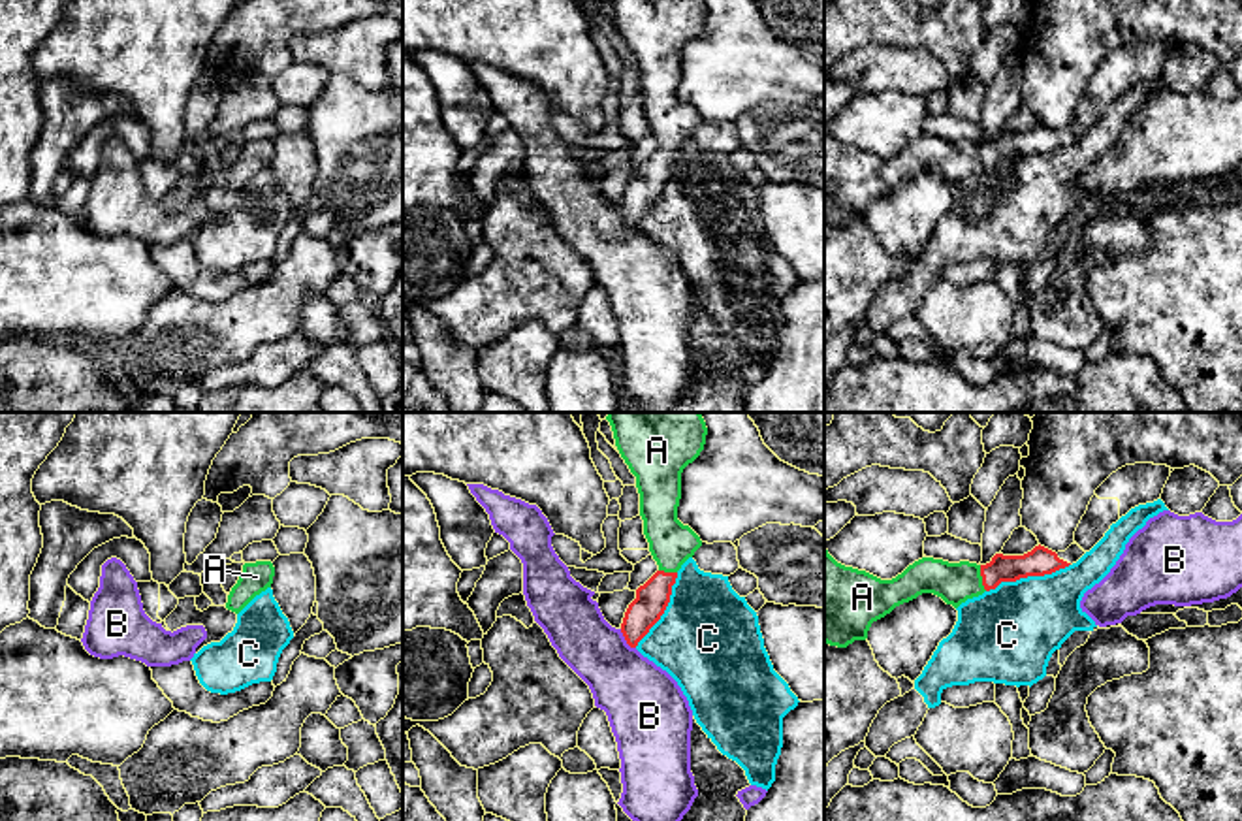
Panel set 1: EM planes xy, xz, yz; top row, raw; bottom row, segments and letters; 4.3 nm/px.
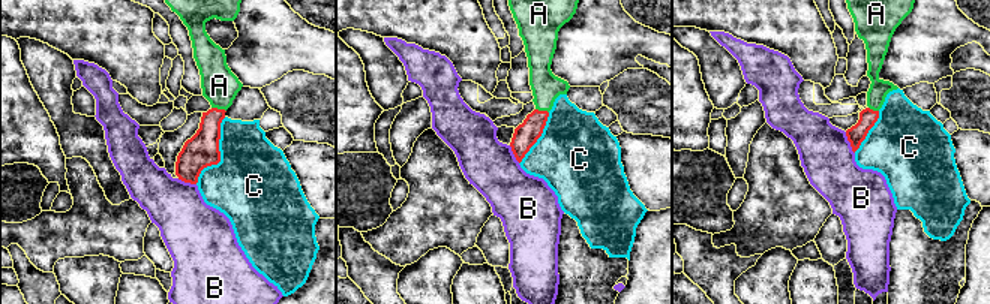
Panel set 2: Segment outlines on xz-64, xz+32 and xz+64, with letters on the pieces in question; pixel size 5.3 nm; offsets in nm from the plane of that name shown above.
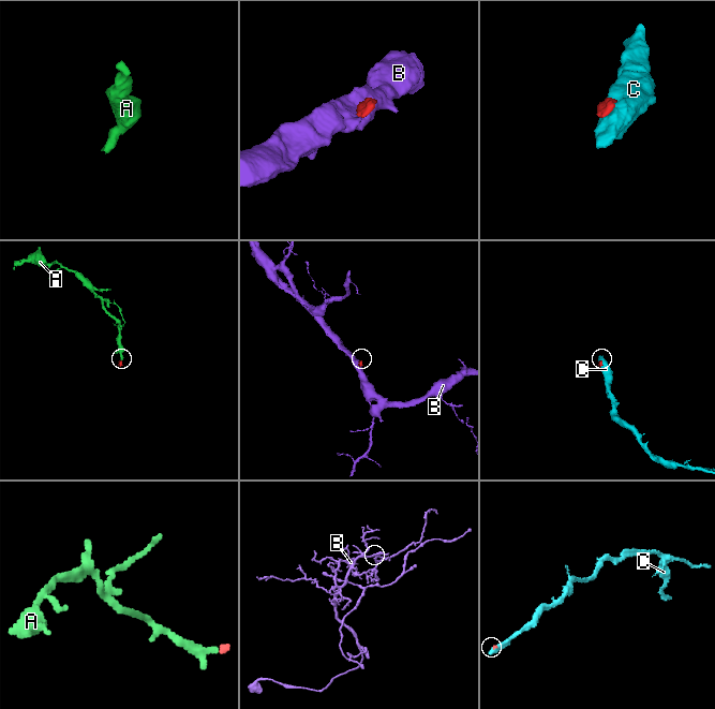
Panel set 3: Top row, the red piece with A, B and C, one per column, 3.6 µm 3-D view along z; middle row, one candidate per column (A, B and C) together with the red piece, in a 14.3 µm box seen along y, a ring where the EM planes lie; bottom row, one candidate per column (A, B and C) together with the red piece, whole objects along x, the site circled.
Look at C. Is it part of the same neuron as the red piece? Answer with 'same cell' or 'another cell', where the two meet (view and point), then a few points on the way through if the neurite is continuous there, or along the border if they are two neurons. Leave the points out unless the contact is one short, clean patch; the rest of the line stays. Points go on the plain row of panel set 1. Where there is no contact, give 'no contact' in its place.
another cell; meets red in yz at (1028, 153); border along yz (1069, 142), (1050, 151), (1002, 159), (987, 170)

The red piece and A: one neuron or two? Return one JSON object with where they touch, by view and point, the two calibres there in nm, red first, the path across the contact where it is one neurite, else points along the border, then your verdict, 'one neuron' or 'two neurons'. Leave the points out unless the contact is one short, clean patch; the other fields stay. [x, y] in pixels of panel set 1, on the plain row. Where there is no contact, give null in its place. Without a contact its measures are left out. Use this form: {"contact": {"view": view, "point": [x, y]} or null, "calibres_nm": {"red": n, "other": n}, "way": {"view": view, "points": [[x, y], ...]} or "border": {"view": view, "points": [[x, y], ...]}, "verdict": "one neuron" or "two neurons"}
{"contact": {"view": "yz", "point": [983, 157]}, "calibres_nm": {"red": 120, "other": 180}, "way": {"view": "yz", "points": [[1037, 140], [1002, 145], [983, 157], [955, 160]]}, "verdict": "one neuron"}

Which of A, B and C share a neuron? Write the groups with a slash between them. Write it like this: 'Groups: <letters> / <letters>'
Groups: A / B / C

